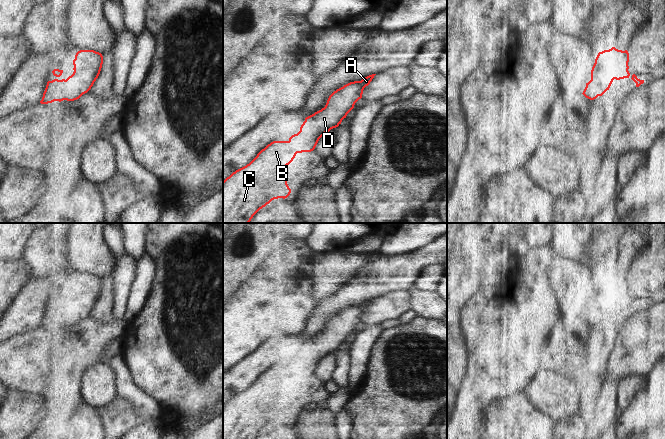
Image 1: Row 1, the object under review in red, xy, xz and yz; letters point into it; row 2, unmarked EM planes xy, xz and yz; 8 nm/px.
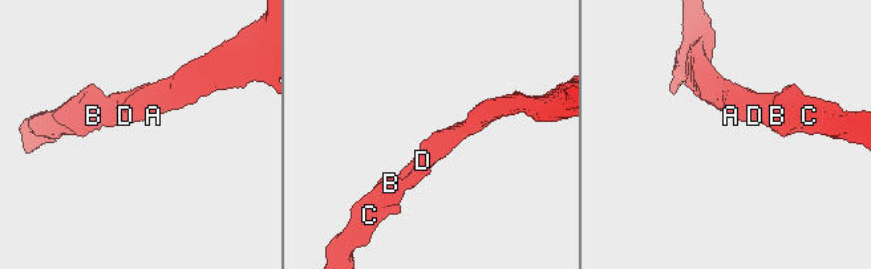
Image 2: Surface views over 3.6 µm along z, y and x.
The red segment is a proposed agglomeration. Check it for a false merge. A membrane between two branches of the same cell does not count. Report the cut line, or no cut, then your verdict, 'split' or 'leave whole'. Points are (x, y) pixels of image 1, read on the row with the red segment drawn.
no cut; leave whole

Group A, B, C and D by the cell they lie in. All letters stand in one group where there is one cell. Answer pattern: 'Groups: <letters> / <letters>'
Groups: A B C D

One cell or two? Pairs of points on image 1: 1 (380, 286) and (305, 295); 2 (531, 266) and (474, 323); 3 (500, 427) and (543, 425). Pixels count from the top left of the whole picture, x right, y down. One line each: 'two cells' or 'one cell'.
1: two cells
2: one cell
3: one cell

